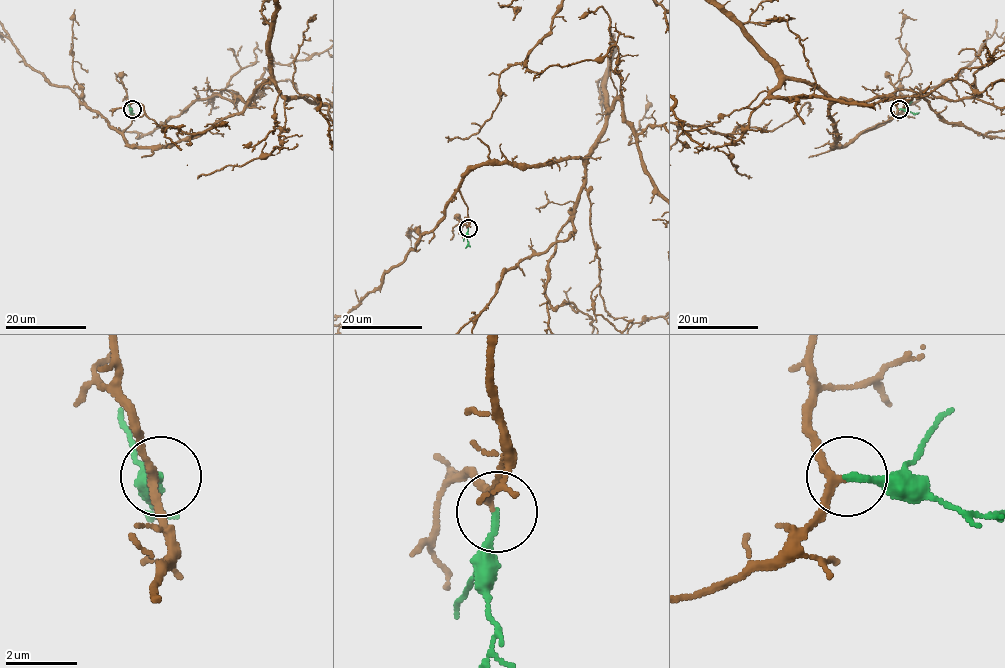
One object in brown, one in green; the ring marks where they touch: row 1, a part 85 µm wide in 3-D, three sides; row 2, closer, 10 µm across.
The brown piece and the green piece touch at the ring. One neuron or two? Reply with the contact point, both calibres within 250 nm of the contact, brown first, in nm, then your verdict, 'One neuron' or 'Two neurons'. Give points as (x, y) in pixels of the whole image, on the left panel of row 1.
Place: (132, 109). Thickness 200 nm (brown) against 180 nm. One neuron

